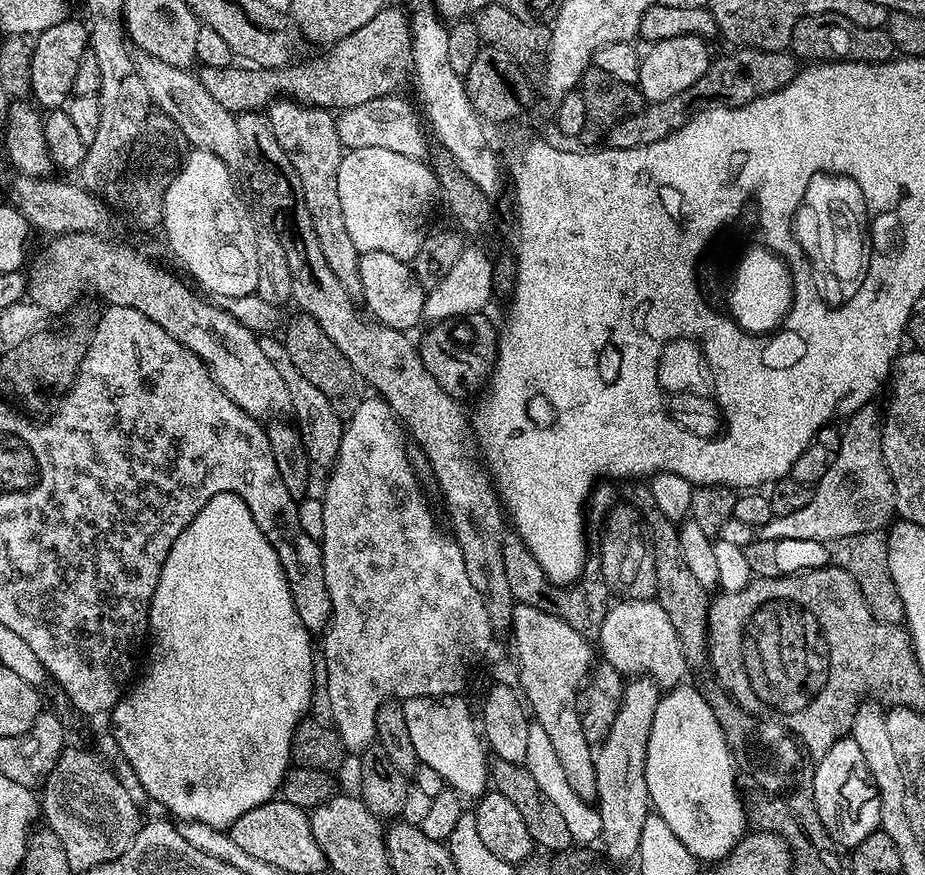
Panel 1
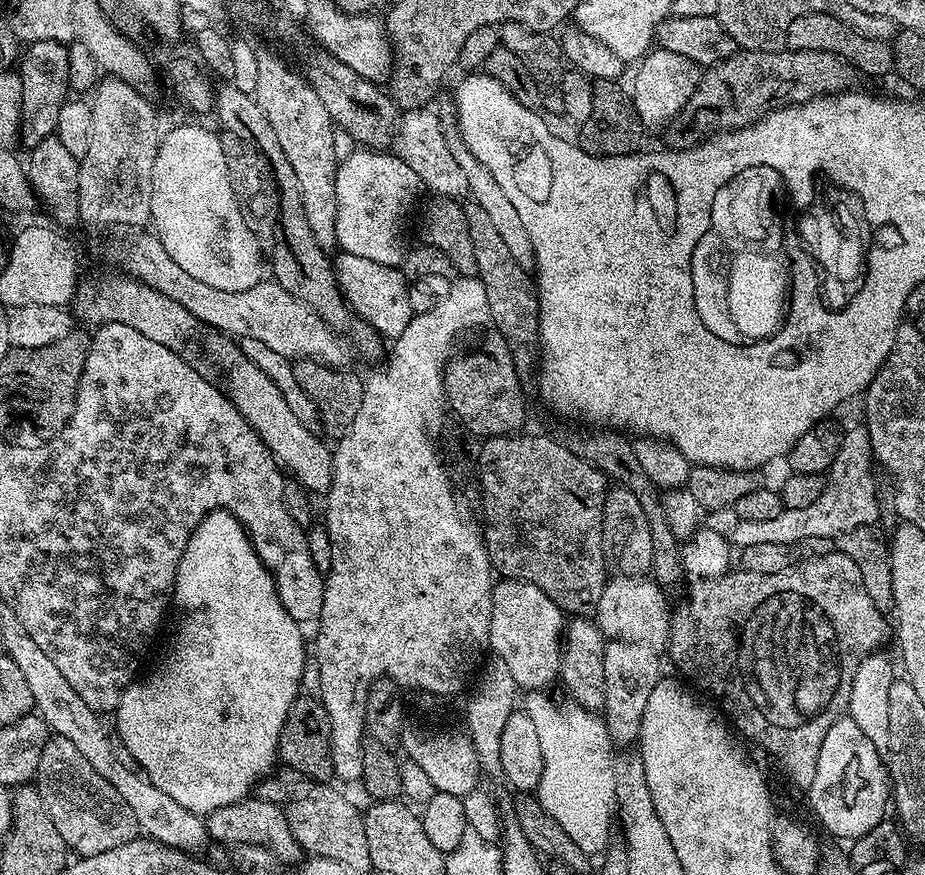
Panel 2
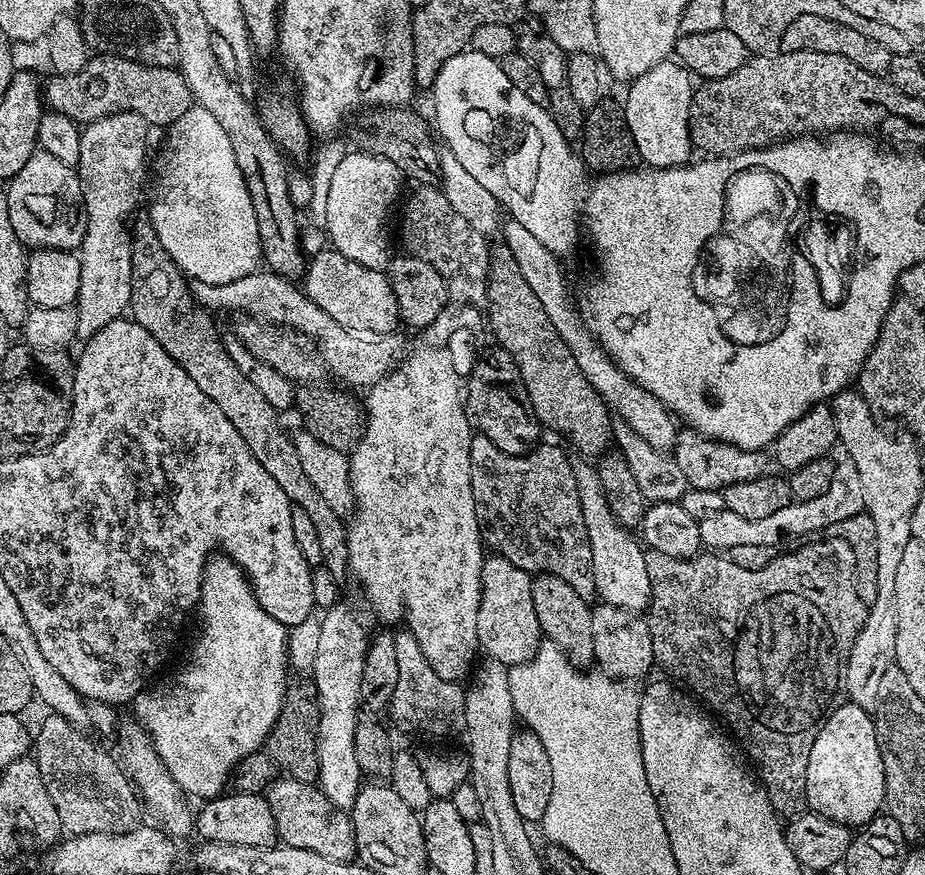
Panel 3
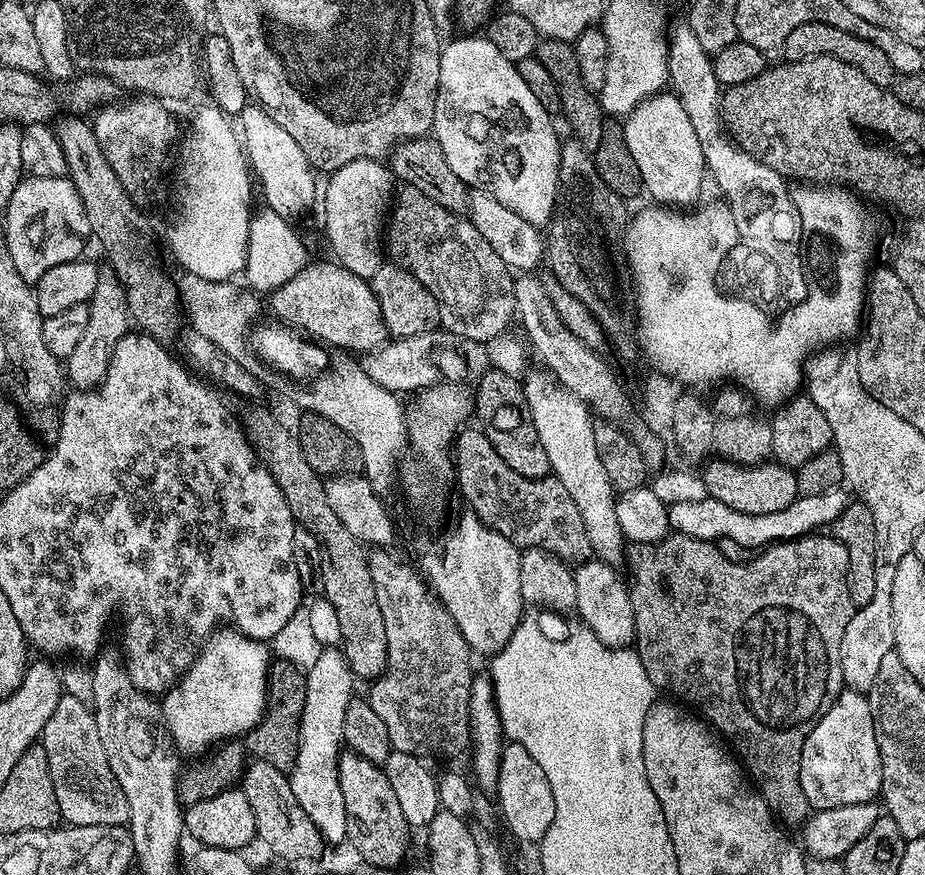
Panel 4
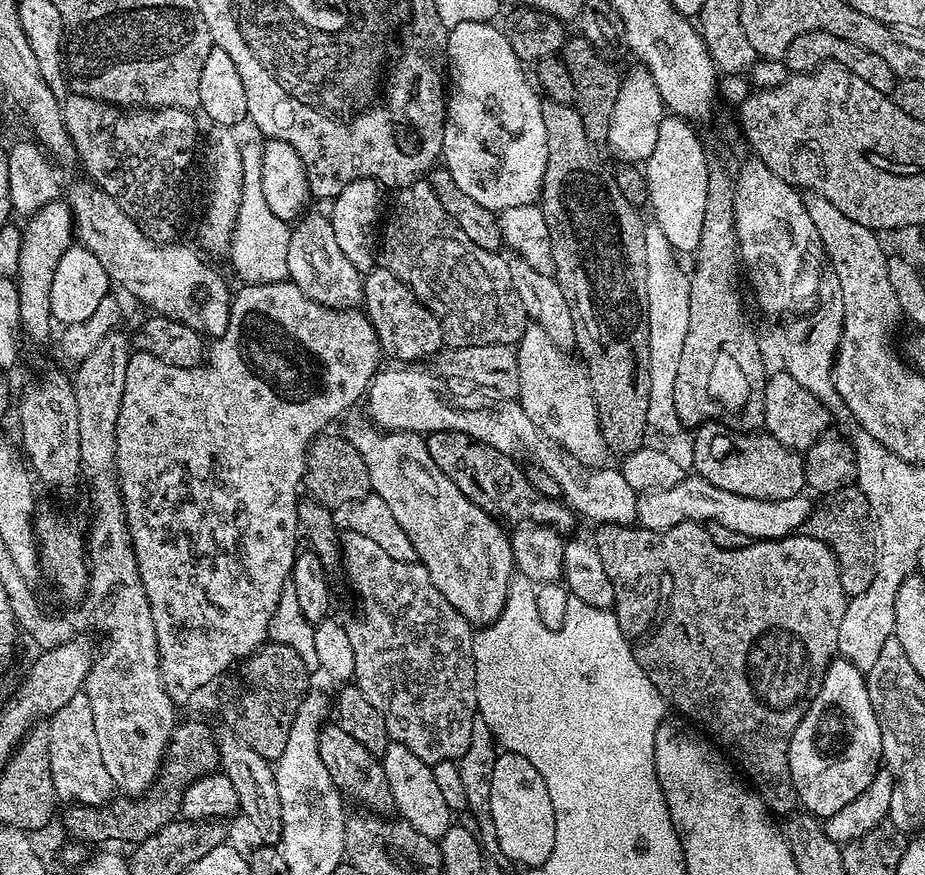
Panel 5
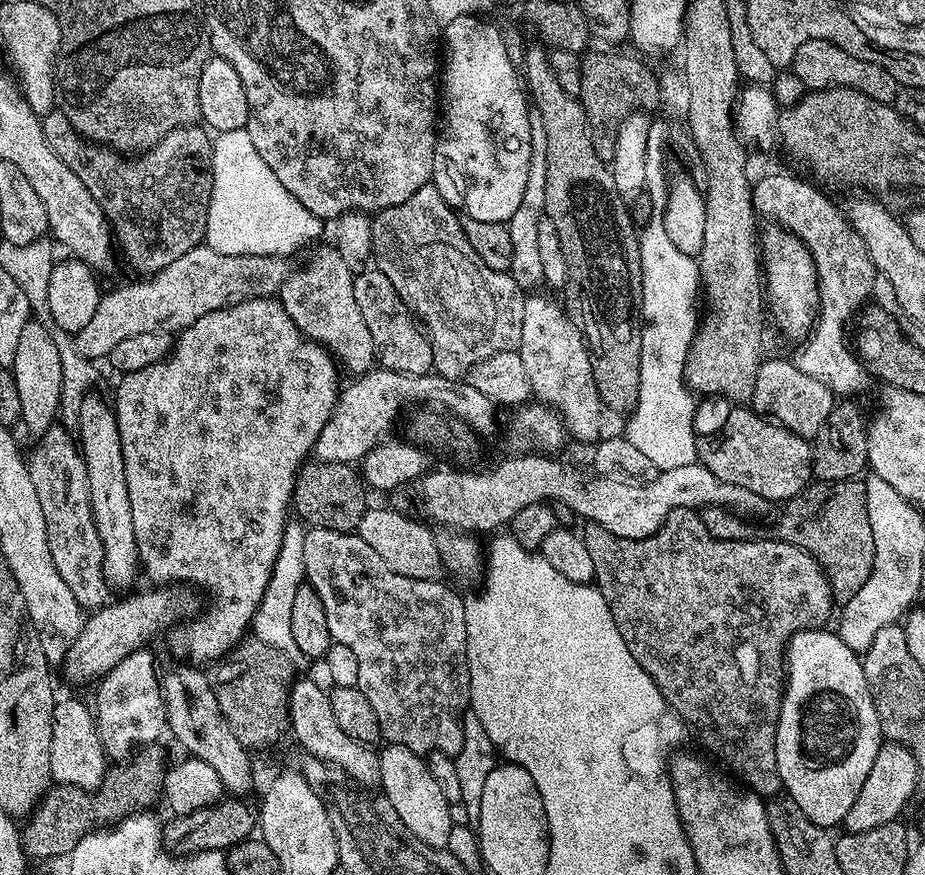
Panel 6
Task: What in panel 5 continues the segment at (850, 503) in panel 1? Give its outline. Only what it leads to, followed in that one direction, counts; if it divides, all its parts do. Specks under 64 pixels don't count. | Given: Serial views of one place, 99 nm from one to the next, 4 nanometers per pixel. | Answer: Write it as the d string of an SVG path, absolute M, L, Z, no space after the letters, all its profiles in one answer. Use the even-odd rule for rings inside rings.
M688 474L682 482L678 482L678 486L670 486L670 490L643 493L636 502L636 520L639 527L648 528L652 532L665 532L681 524L683 520L695 520L702 525L717 524L728 532L748 536L744 538L752 542L781 540L784 536L799 533L807 525L814 504L806 497L807 495L801 494L781 500L742 498L742 494L718 490L718 486L710 486L710 482L706 482L701 476Z

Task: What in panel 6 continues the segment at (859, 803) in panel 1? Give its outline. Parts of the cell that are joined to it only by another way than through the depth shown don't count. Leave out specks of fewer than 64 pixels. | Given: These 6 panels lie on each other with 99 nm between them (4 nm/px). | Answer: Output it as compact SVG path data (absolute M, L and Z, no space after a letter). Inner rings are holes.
M823 627L805 628L788 640L786 649L786 679L784 697L780 703L780 717L776 727L776 757L778 774L787 799L802 806L802 814L818 826L829 830L843 825L846 810L854 806L874 758L882 743L880 719L866 682L863 659L835 632L824 632Z

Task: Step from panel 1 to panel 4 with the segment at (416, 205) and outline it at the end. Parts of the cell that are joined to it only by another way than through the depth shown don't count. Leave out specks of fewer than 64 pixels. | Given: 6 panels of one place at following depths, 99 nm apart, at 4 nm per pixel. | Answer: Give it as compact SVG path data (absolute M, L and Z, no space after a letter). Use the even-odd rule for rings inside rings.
M355 160L346 162L337 172L327 177L328 189L323 189L322 206L324 202L324 232L328 235L328 244L332 247L335 263L340 264L350 274L358 274L358 278L371 281L374 274L386 262L386 248L382 243L382 233L386 228L386 217L394 200L394 177L391 167L379 160Z

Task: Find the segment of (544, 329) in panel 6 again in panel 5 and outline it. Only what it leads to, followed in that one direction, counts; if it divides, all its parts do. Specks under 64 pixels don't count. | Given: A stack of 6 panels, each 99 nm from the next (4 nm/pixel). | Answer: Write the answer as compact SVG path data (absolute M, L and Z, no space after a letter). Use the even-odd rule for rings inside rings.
M535 323L528 328L515 345L518 362L518 402L526 410L526 418L542 430L542 434L565 448L578 462L588 468L599 468L609 455L598 422L598 406L594 406L594 394L588 373L579 359L568 357L565 349L559 348Z

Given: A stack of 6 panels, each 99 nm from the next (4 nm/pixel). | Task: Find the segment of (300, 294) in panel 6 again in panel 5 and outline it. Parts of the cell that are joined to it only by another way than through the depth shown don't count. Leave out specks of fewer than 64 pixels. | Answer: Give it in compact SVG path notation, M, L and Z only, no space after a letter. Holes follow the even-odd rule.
M310 212L301 215L292 224L288 234L286 250L288 279L310 299L317 300L327 308L340 310L345 307L344 288L359 289L362 284L362 274L351 264L350 258L342 254L331 219L325 213L323 216L320 212Z

